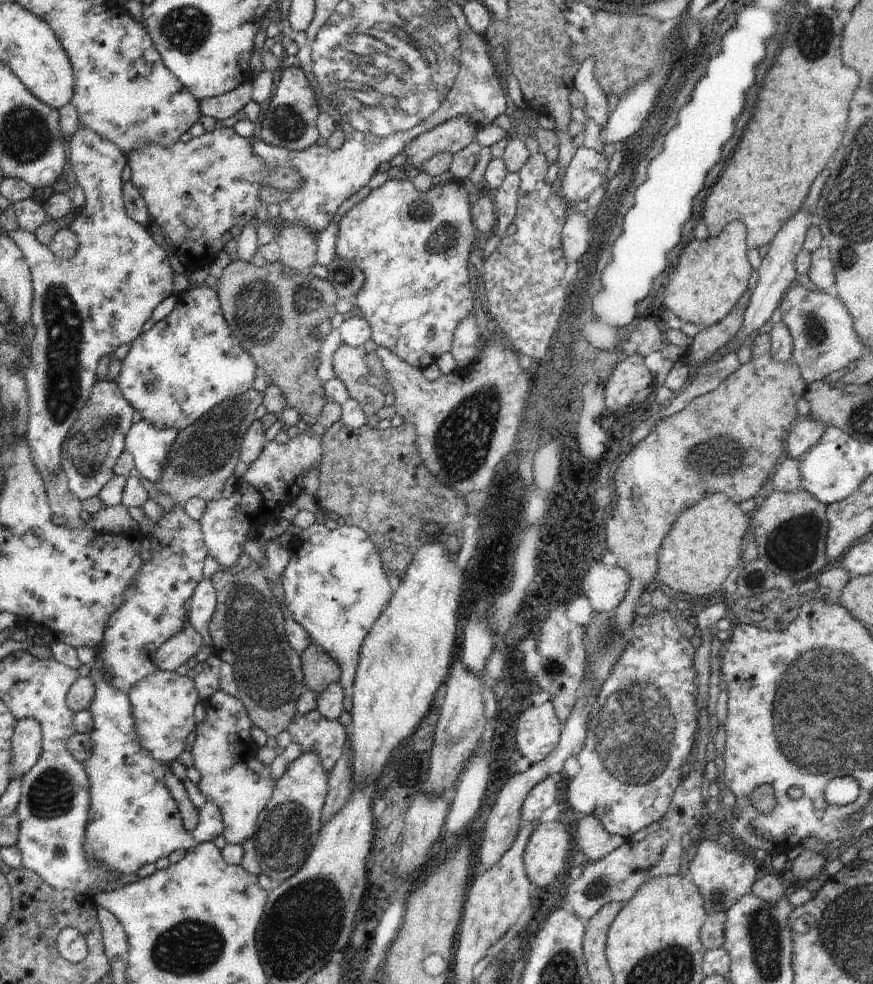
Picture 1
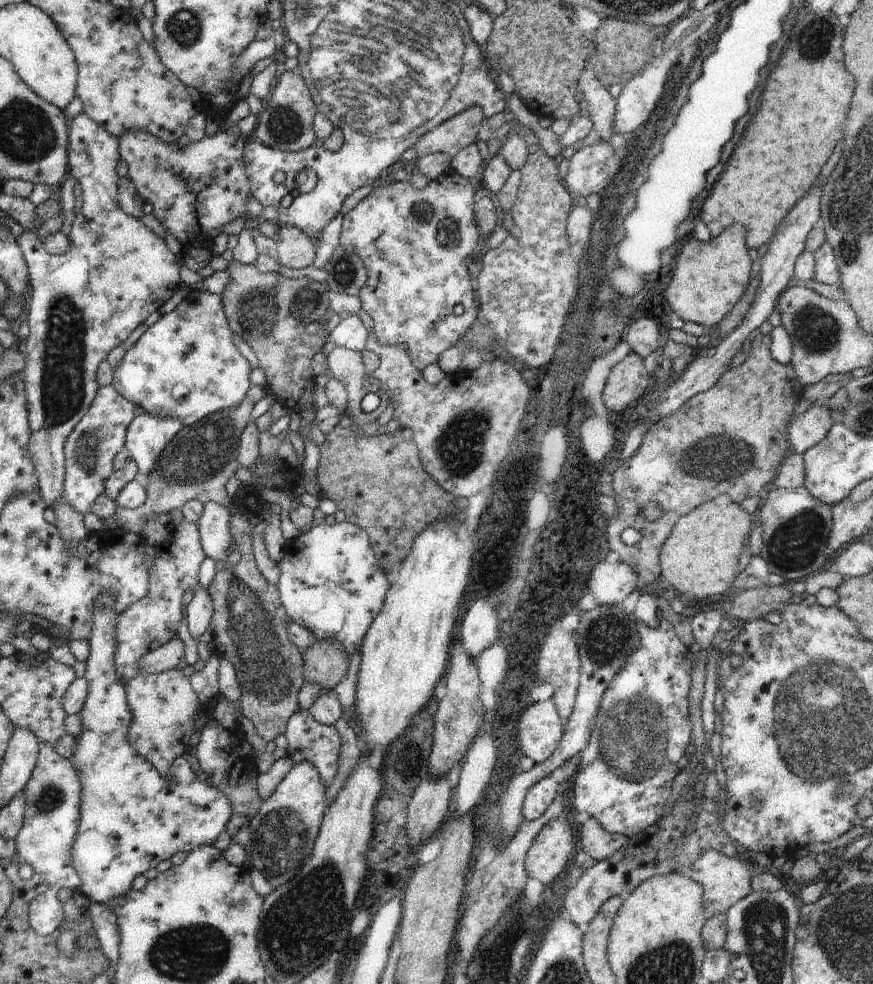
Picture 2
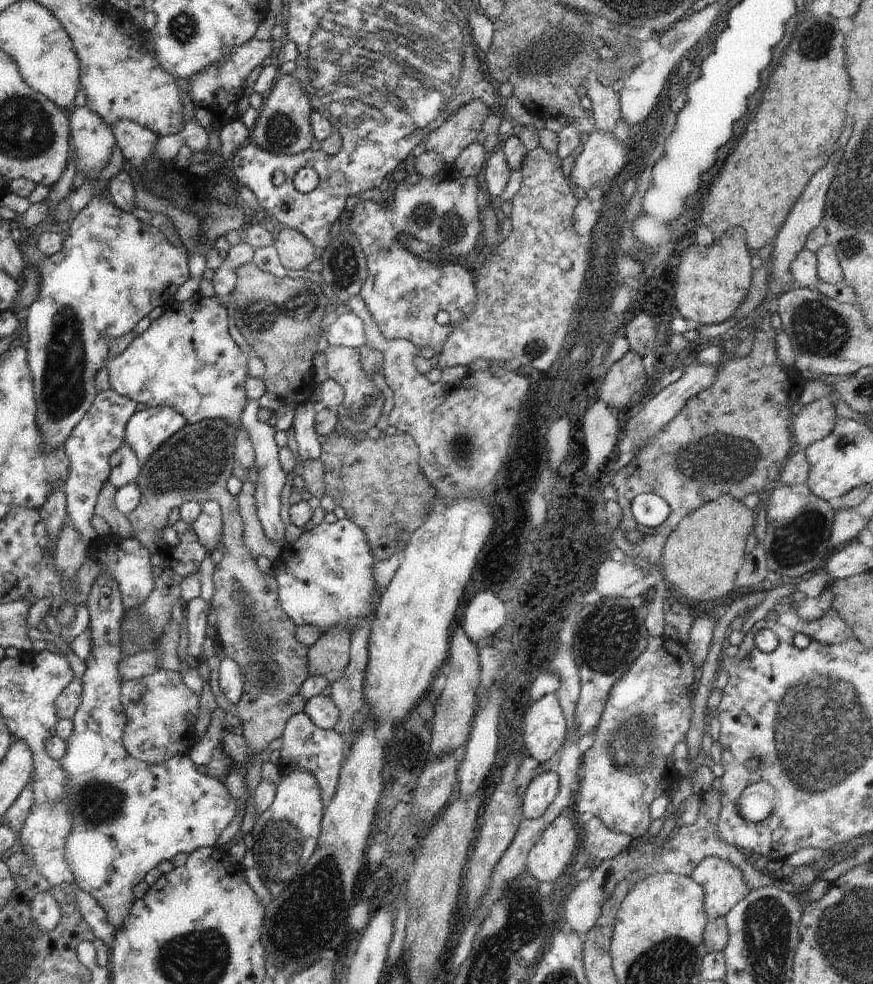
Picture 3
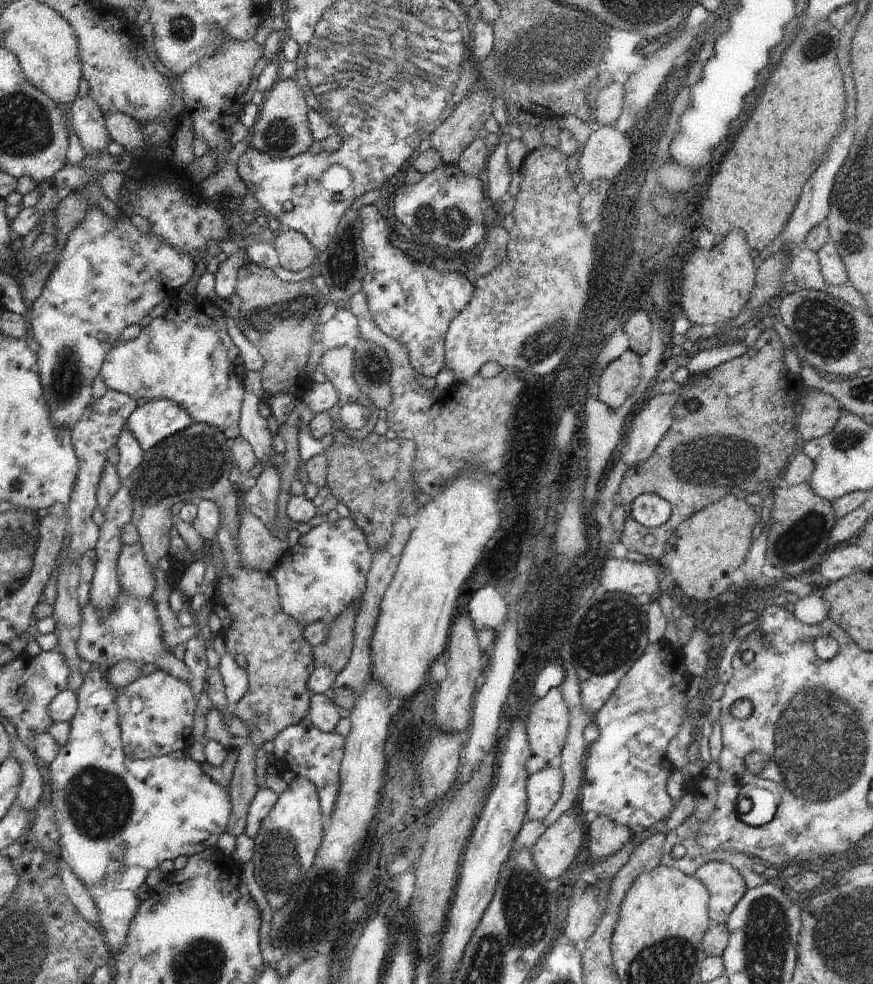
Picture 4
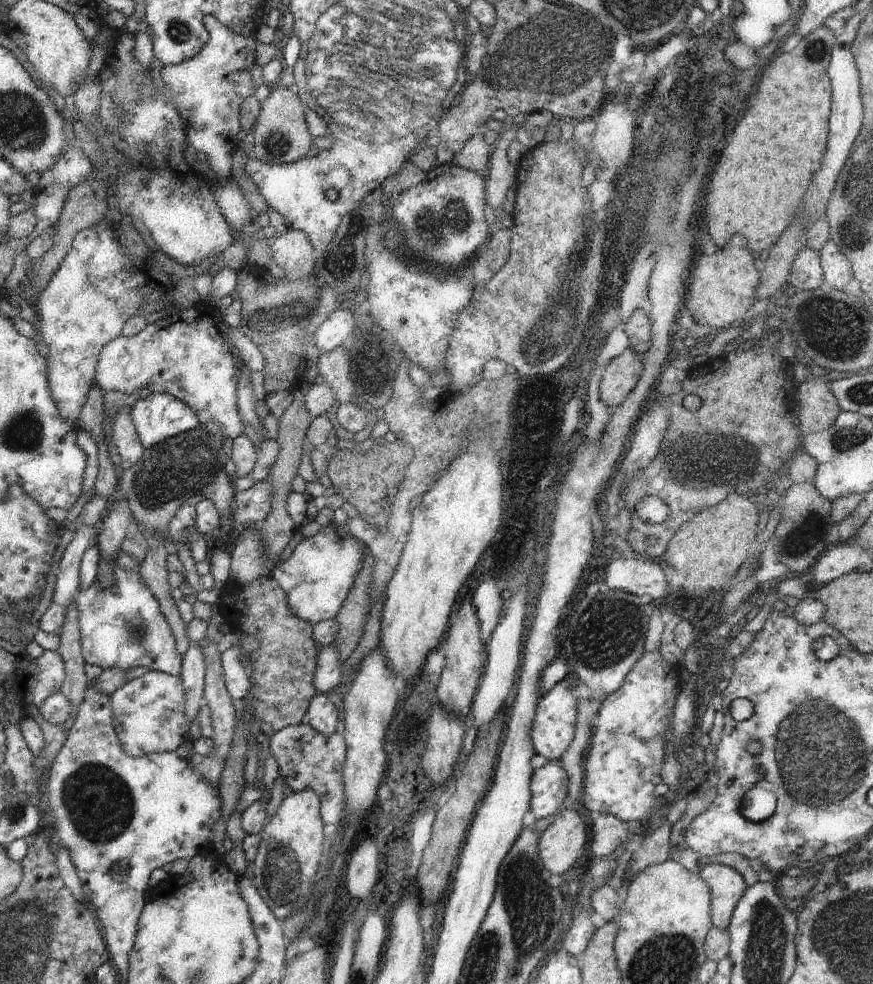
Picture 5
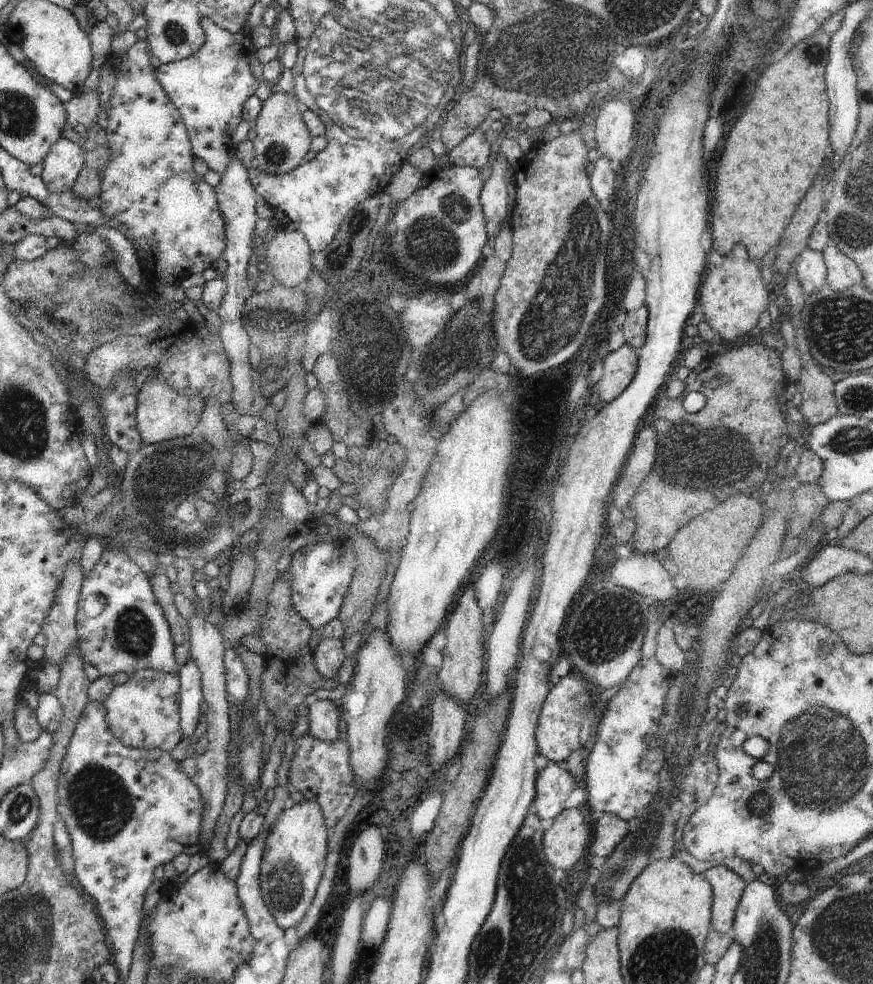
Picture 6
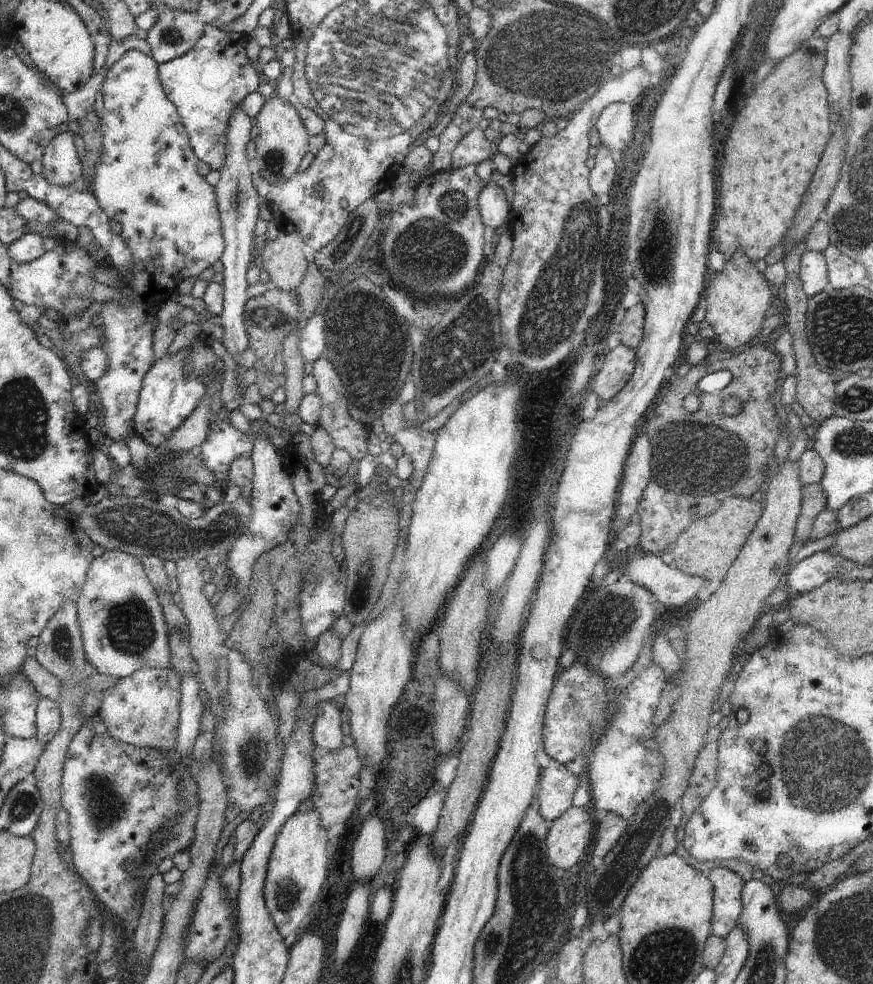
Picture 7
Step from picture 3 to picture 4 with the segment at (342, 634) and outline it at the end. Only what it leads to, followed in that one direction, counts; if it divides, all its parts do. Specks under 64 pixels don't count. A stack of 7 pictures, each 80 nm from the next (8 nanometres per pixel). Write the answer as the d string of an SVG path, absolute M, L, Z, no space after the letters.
M360 601L353 603L339 617L329 624L326 640L313 646L315 668L328 667L334 673L340 672L347 664L354 642L354 625Z

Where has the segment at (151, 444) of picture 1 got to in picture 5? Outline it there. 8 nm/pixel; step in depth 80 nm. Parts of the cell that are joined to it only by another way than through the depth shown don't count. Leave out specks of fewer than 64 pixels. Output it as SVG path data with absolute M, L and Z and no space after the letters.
M150 393L144 400L137 400L131 408L131 419L145 449L200 426L193 408L166 393Z

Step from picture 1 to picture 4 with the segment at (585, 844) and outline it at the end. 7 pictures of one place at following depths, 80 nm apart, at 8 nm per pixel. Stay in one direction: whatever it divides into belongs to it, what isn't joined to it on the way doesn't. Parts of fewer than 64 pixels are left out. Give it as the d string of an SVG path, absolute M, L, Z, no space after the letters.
M598 816L588 824L588 850L596 861L616 854L630 840L630 831L609 818Z

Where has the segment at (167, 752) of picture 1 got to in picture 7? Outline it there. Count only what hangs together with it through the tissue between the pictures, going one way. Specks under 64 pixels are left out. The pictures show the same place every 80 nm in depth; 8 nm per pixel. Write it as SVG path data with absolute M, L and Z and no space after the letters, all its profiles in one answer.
M172 668L140 669L122 677L118 684L103 691L98 718L112 738L139 749L162 748L167 753L177 746L180 678Z

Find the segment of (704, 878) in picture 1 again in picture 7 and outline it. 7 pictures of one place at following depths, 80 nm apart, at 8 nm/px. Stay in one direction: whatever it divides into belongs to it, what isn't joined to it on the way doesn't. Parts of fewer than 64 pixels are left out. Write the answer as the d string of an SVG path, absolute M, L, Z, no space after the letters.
M726 867L710 869L707 877L713 884L711 932L725 939L736 928L742 912L741 892L745 881Z

